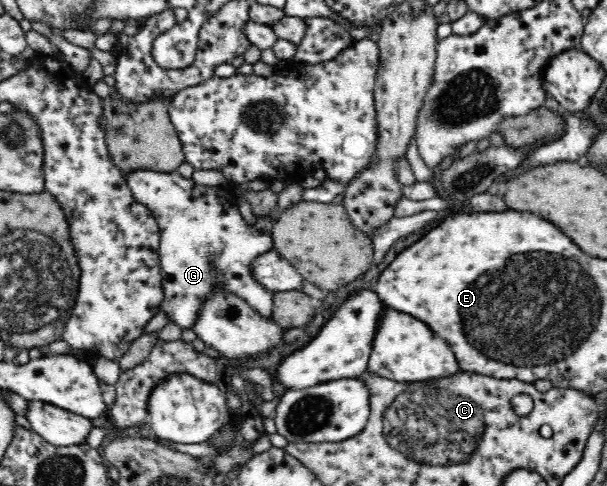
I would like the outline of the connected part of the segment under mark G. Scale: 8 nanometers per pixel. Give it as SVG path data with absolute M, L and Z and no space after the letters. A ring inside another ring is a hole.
M133 170L124 176L132 190L133 198L153 213L160 228L161 239L158 255L164 290L160 310L163 314L167 314L168 322L174 322L183 330L192 328L199 318L199 308L203 306L205 298L211 294L213 288L226 290L242 298L265 319L272 318L273 293L257 282L251 273L251 262L263 252L269 252L274 248L273 239L271 239L272 222L269 215L257 216L255 224L249 226L237 207L238 198L231 182L214 187L199 185L193 179L185 178L177 171L161 173L152 170Z

